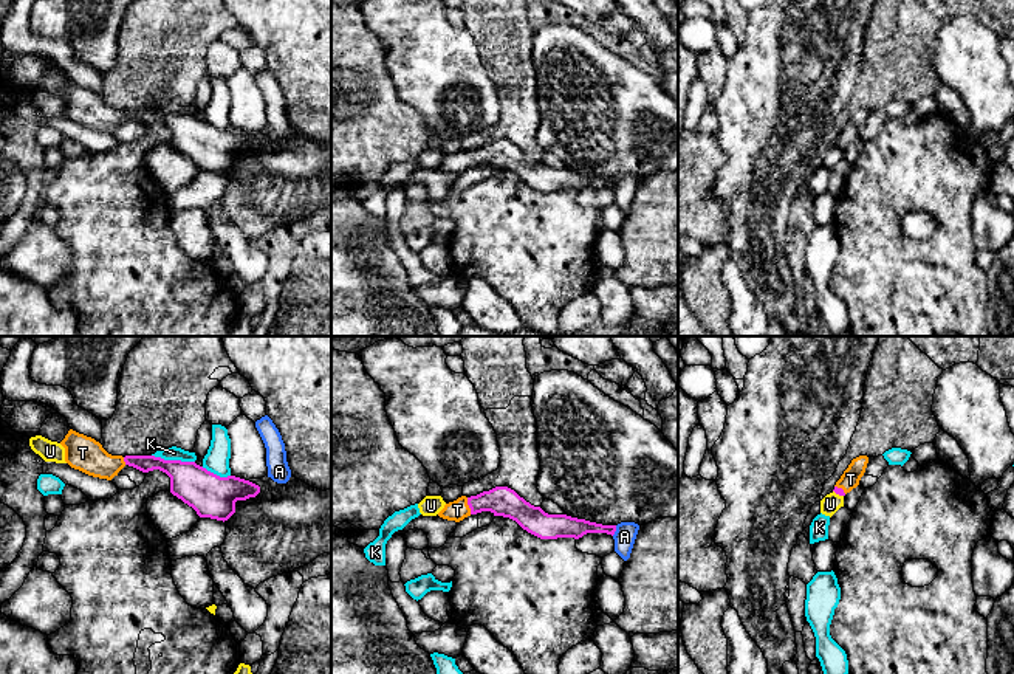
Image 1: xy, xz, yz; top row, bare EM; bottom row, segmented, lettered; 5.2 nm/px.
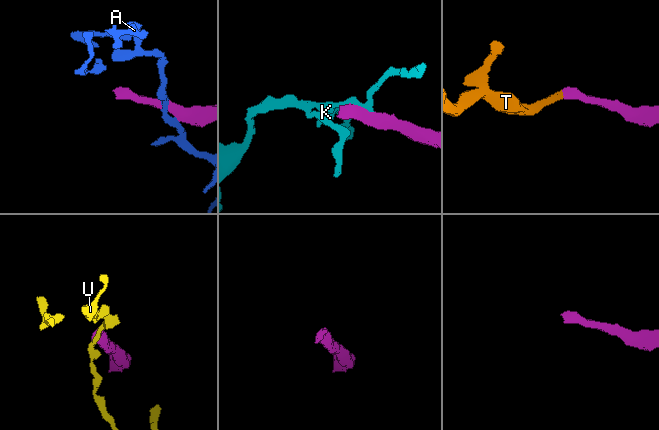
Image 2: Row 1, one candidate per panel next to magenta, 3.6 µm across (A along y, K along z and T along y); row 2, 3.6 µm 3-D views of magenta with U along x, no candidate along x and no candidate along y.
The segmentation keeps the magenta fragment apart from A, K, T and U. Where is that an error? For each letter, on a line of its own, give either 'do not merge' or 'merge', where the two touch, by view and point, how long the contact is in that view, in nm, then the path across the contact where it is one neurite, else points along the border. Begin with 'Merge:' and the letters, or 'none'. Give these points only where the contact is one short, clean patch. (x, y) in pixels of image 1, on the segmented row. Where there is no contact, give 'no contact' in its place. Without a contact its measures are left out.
Merge: none
A: do not merge; meets magenta in xz at (615, 530); contact 60 nm long
K: do not merge; meets magenta in xy at (174, 460); contact 220 nm long
T: do not merge; meets magenta in xz at (468, 504); contact 90 nm long
U: do not merge; meets magenta in yz at (838, 493); contact 70 nm long

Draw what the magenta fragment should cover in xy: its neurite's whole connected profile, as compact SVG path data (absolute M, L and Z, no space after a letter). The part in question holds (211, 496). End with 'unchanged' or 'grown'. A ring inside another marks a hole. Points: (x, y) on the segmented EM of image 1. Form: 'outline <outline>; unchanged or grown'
outline M125 456L125 465L142 473L159 469L170 477L170 493L192 507L200 518L228 521L235 502L255 497L260 487L235 477L220 477L195 462L164 460L155 456Z; unchanged

